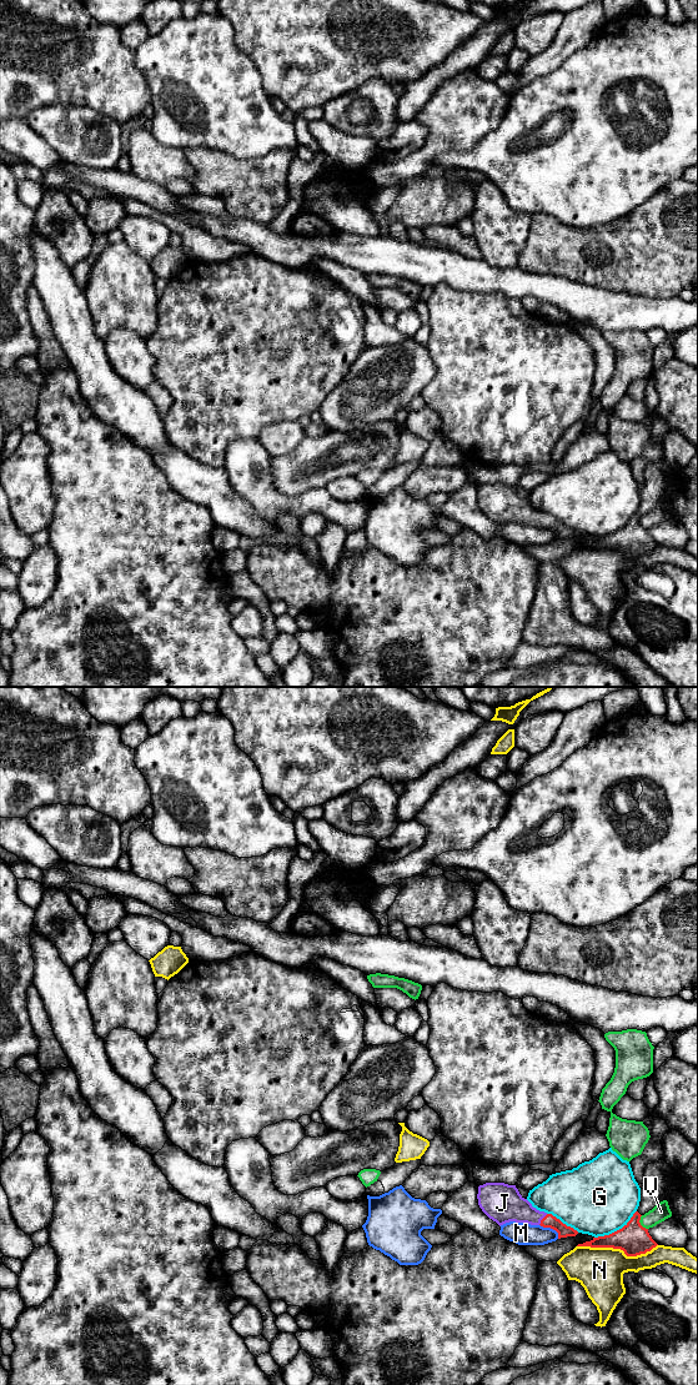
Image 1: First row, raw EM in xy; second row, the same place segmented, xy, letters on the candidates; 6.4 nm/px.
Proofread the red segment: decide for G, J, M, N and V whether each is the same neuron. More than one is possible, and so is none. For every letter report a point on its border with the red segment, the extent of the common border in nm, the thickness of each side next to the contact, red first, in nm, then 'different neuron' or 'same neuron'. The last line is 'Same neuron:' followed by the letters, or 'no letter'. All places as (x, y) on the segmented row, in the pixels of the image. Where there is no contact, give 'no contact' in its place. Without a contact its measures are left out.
G: meets red in xy at (617, 1230); contact 320 nm long; 200 nm thick on the red side, 480 nm on the other; different neuron
J: meets red in xy at (542, 1219); contact 90 nm long; 80 nm thick on the red side, 220 nm on the other; same neuron
M: meets red in xy at (551, 1228); contact 160 nm long; 80 nm thick on the red side, 140 nm on the other; different neuron
N: meets red in xy at (617, 1248); contact 500 nm long; 200 nm thick on the red side, 300 nm on the other; different neuron
V: meets red in xy at (639, 1223); contact 100 nm long; 200 nm thick on the red side, 110 nm on the other; different neuron
Same neuron: J

